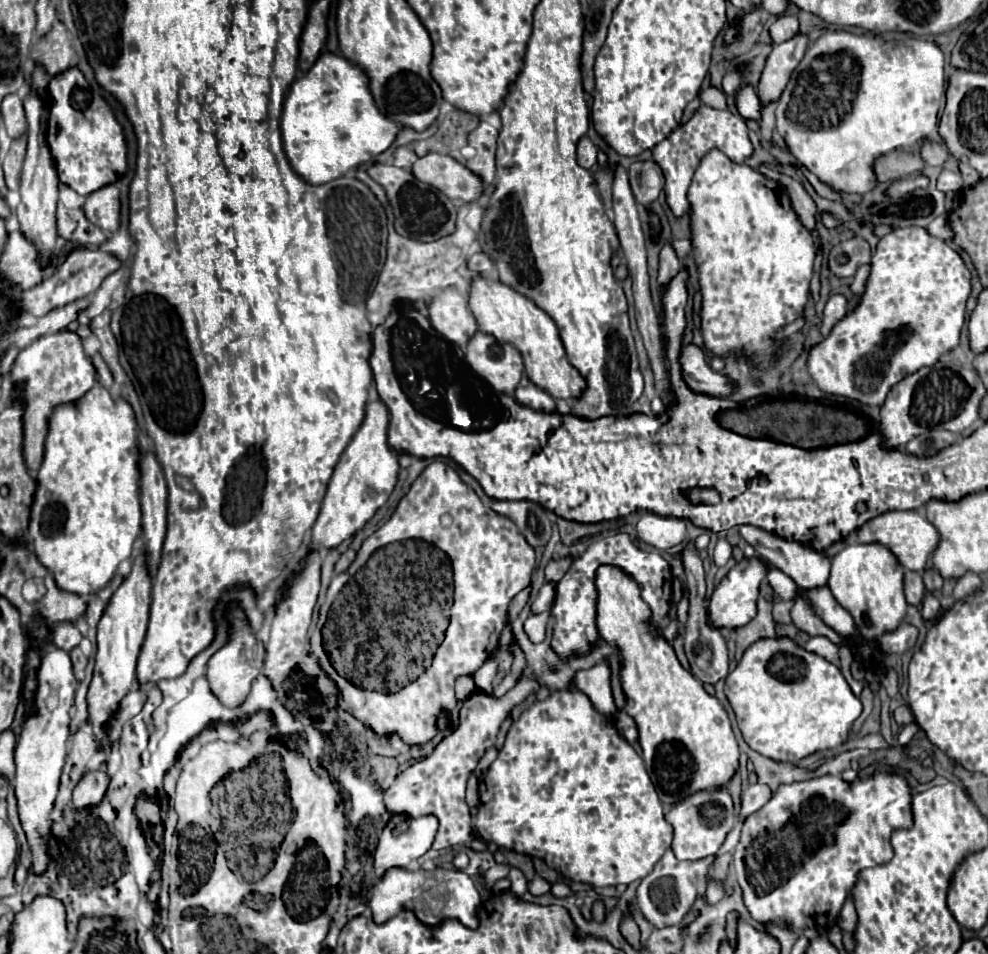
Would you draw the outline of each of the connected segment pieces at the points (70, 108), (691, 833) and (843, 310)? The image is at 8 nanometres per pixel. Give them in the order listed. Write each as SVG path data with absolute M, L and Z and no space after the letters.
M67 69L49 81L49 91L55 103L49 107L45 139L57 169L59 181L75 189L79 195L89 195L109 183L115 183L127 173L127 145L121 125L103 97L95 95L79 69Z
M727 787L725 789L705 789L705 793L693 793L693 797L685 797L685 801L671 805L671 809L665 813L665 819L675 829L675 837L671 845L675 857L685 859L685 861L703 859L707 855L717 853L725 841L725 835L731 831L735 823L733 799Z
M831 295L825 311L823 311L823 325L821 325L821 335L827 337L833 329L833 325L837 325L837 321L841 321L847 315L847 299L843 295Z

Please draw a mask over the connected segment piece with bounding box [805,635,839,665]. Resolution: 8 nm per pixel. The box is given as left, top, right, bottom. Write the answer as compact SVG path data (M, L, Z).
M811 637L809 641L807 641L807 645L805 645L805 649L807 651L813 651L813 653L817 653L817 655L821 655L821 657L825 657L827 661L831 661L831 663L835 663L835 665L839 665L839 649L837 649L837 645L831 641L831 639L827 639L827 637Z

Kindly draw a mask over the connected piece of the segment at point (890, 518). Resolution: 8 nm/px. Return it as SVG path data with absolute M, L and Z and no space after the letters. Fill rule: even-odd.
M920 510L887 511L869 519L865 525L861 525L861 529L857 529L857 543L879 543L897 557L901 567L911 571L923 571L925 563L939 543L939 533Z

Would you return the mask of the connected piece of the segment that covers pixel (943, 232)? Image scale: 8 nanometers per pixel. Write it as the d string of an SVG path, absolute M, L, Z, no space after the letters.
M947 215L933 219L925 229L927 229L929 235L939 237L939 239L943 239L943 241L951 241L951 237L953 237L953 233L951 233L951 229L949 229L949 223L947 223Z

